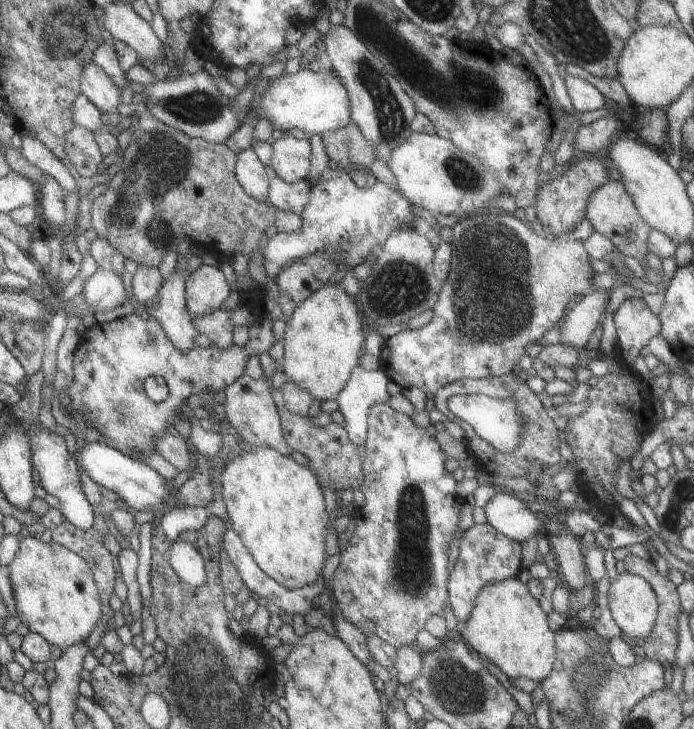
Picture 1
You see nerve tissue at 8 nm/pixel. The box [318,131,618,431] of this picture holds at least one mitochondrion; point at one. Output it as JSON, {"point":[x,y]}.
{"point":[491,249]}

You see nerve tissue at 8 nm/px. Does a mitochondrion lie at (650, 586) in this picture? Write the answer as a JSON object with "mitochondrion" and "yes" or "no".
{"mitochondrion":"no"}

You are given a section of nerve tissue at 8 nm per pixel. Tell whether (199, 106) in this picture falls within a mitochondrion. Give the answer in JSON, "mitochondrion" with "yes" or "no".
{"mitochondrion":"yes"}

